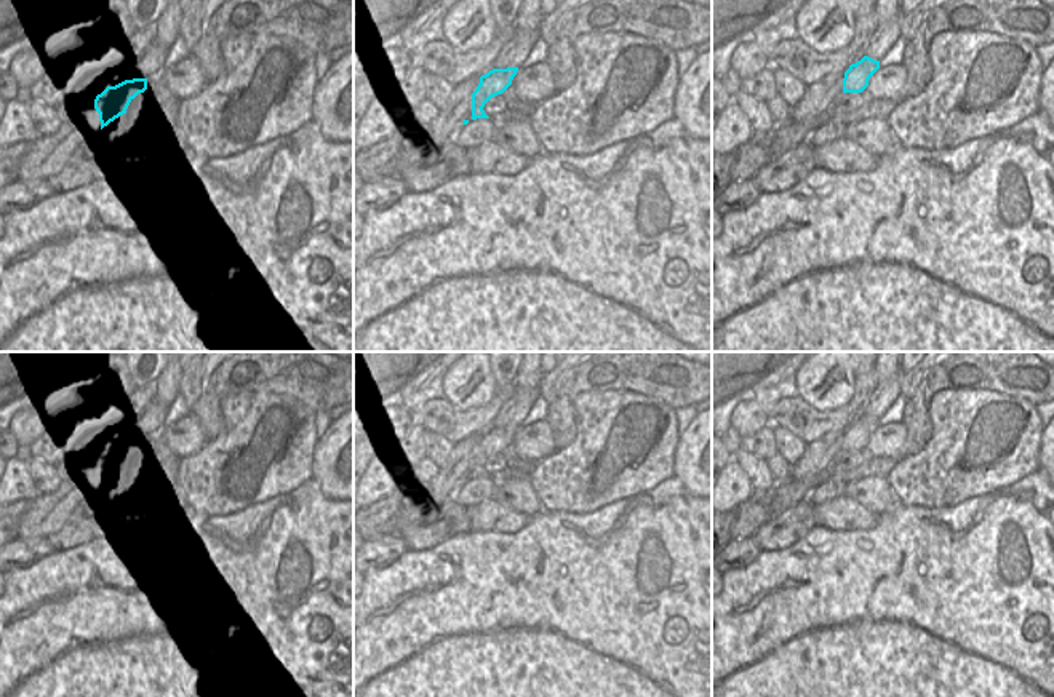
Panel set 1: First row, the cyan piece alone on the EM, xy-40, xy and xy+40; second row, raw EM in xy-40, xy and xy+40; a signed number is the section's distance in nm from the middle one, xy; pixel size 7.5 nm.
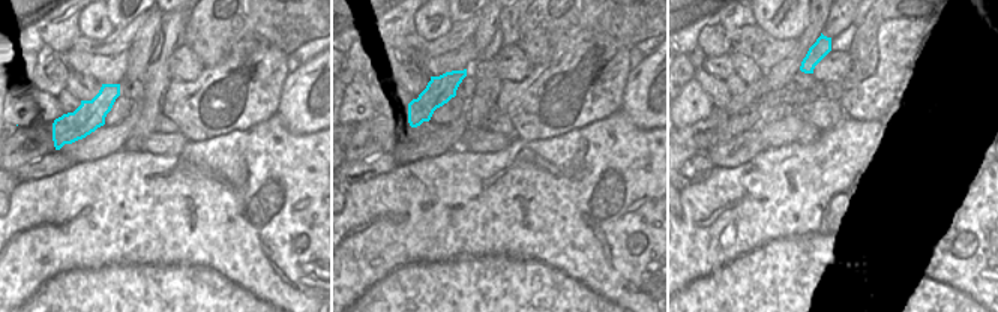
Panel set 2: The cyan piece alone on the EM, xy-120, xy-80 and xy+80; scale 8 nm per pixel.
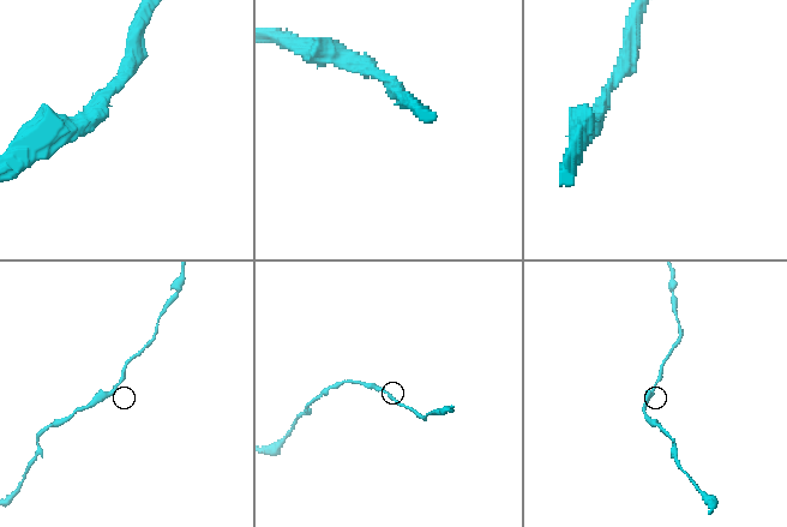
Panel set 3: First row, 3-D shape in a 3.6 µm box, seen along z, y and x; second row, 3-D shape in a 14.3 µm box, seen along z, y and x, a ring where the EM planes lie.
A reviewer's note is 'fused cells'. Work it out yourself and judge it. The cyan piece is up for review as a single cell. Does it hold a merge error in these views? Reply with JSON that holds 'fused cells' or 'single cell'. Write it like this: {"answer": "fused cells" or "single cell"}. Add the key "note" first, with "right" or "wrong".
{"note": "wrong", "answer": "single cell"}

